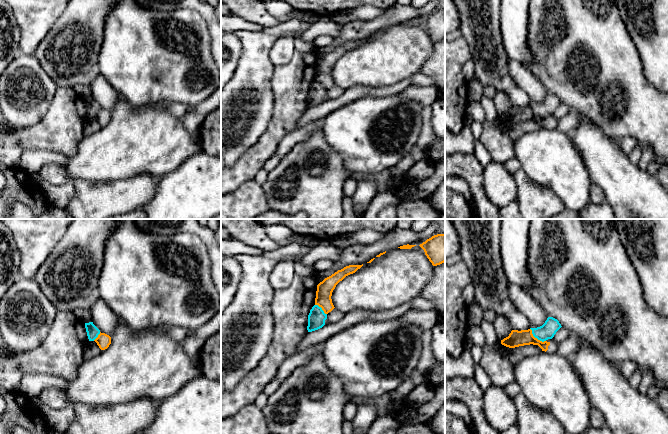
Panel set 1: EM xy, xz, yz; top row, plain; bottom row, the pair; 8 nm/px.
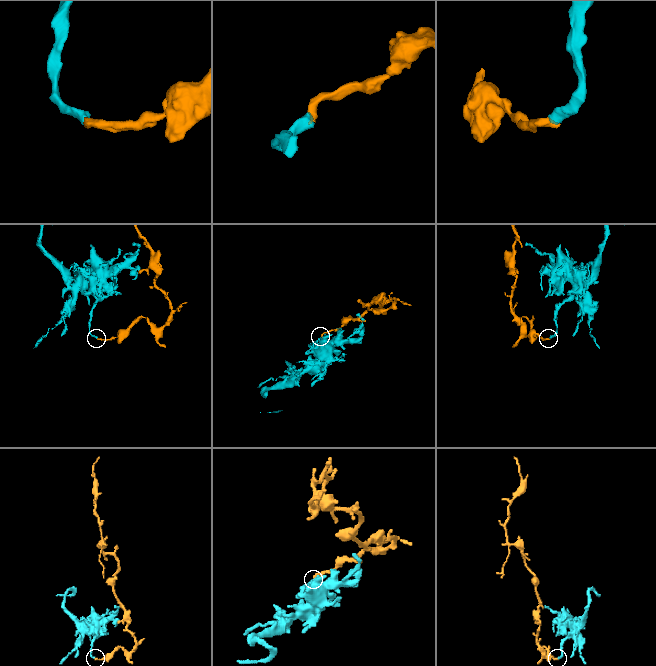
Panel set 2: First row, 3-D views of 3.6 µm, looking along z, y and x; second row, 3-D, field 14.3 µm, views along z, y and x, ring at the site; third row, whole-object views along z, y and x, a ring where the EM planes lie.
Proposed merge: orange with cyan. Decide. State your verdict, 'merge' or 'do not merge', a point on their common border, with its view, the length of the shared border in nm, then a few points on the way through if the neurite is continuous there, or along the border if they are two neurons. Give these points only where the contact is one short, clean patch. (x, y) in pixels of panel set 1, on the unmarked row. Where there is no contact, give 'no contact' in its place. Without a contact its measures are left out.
do not merge; meets orange in yz at (536, 114); contact 170 nm long; border along yz (530, 104), (535, 113), (545, 117)

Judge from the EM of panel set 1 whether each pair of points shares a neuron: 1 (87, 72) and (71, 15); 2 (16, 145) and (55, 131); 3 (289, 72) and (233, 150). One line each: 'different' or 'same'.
1: same
2: same
3: different

